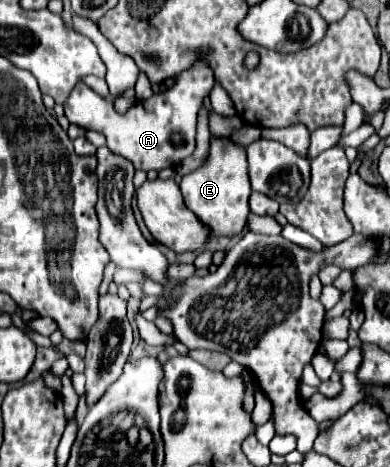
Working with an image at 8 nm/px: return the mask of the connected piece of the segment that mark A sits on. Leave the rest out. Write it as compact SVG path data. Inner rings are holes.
M196 62L178 76L174 88L170 88L168 92L154 94L148 100L136 102L126 112L118 112L112 102L98 96L86 84L78 84L78 88L74 88L74 92L70 92L70 98L64 102L64 114L70 120L70 124L76 124L84 130L102 132L106 136L106 146L110 148L110 152L130 160L134 164L134 168L140 168L144 172L148 172L148 170L158 170L160 172L164 168L176 168L184 158L188 158L194 152L196 148L196 116L198 116L198 110L202 106L204 96L210 94L212 86L214 86L214 74L212 74L210 66L206 62ZM174 136L182 142L170 142L170 138L174 138Z

